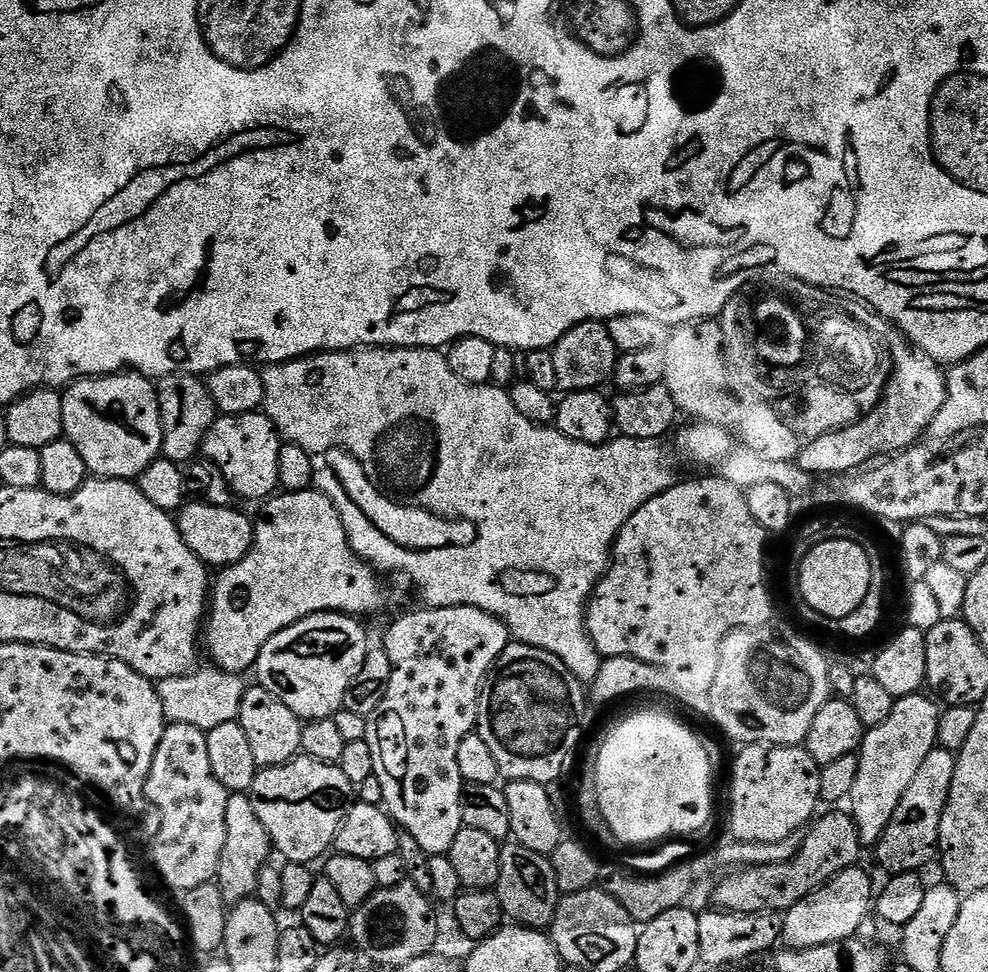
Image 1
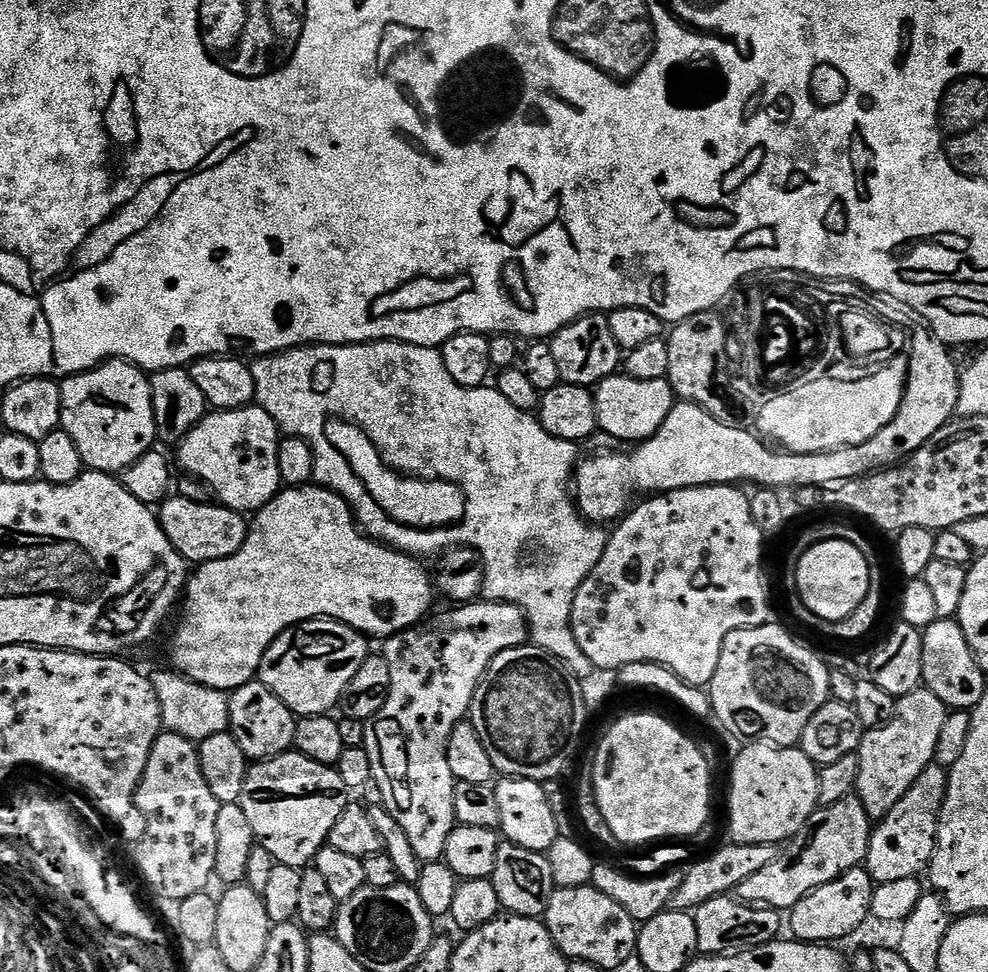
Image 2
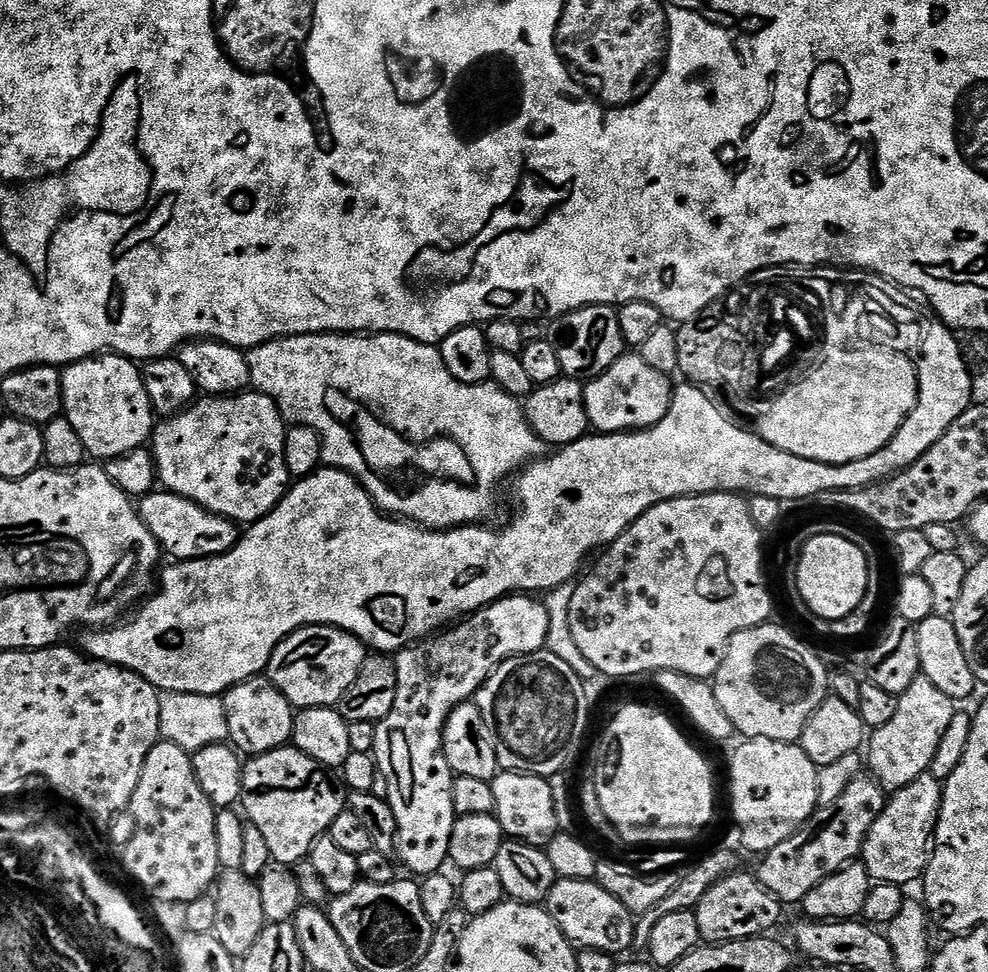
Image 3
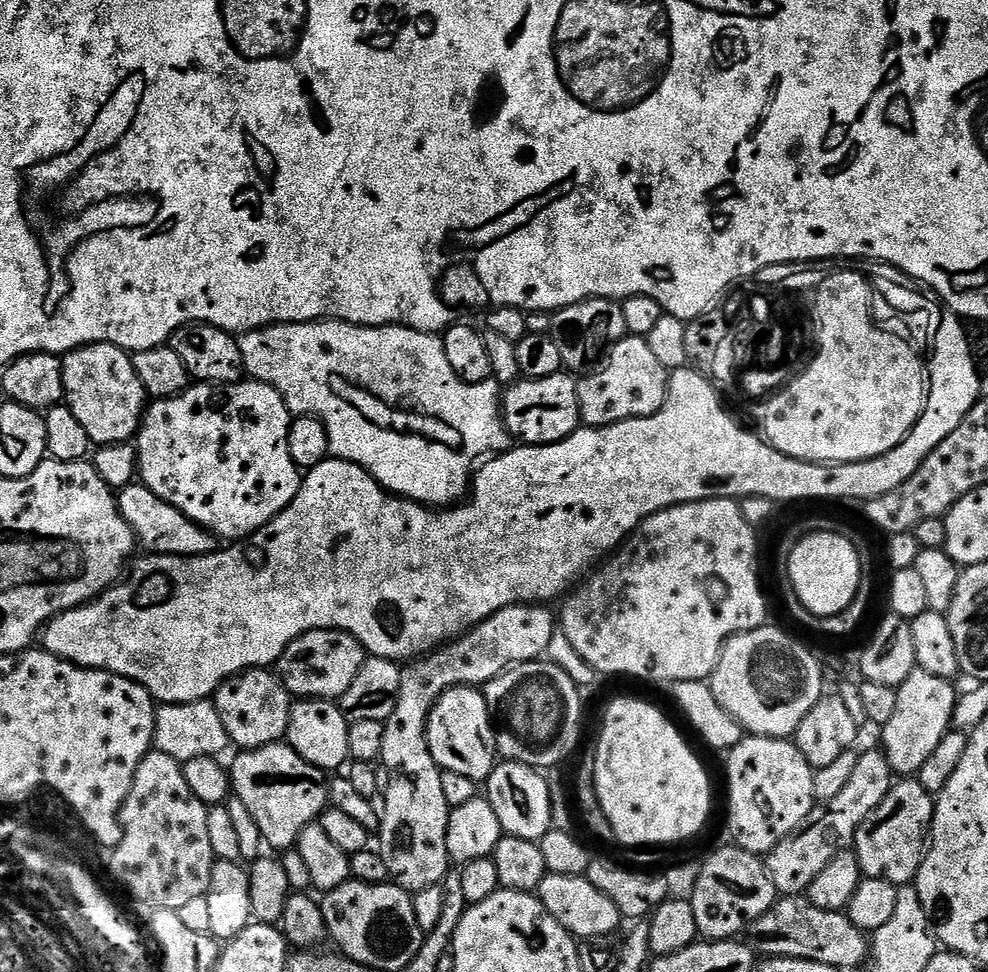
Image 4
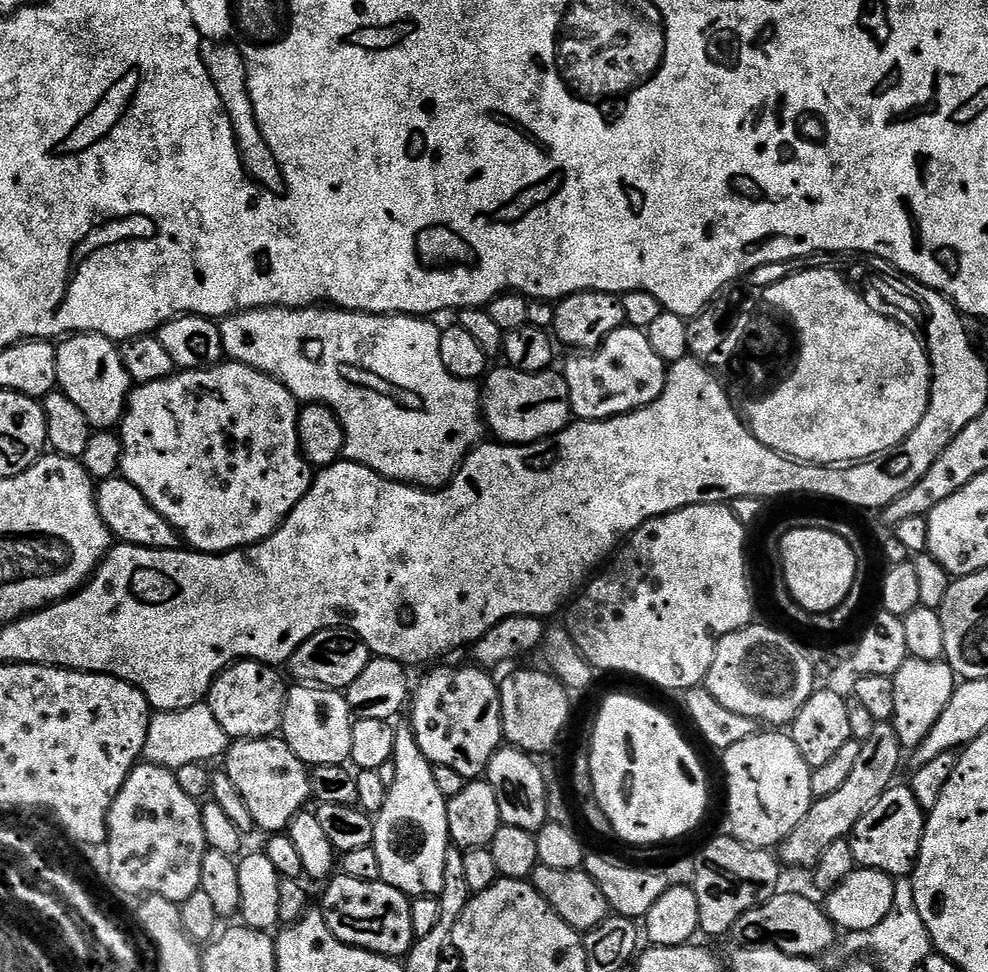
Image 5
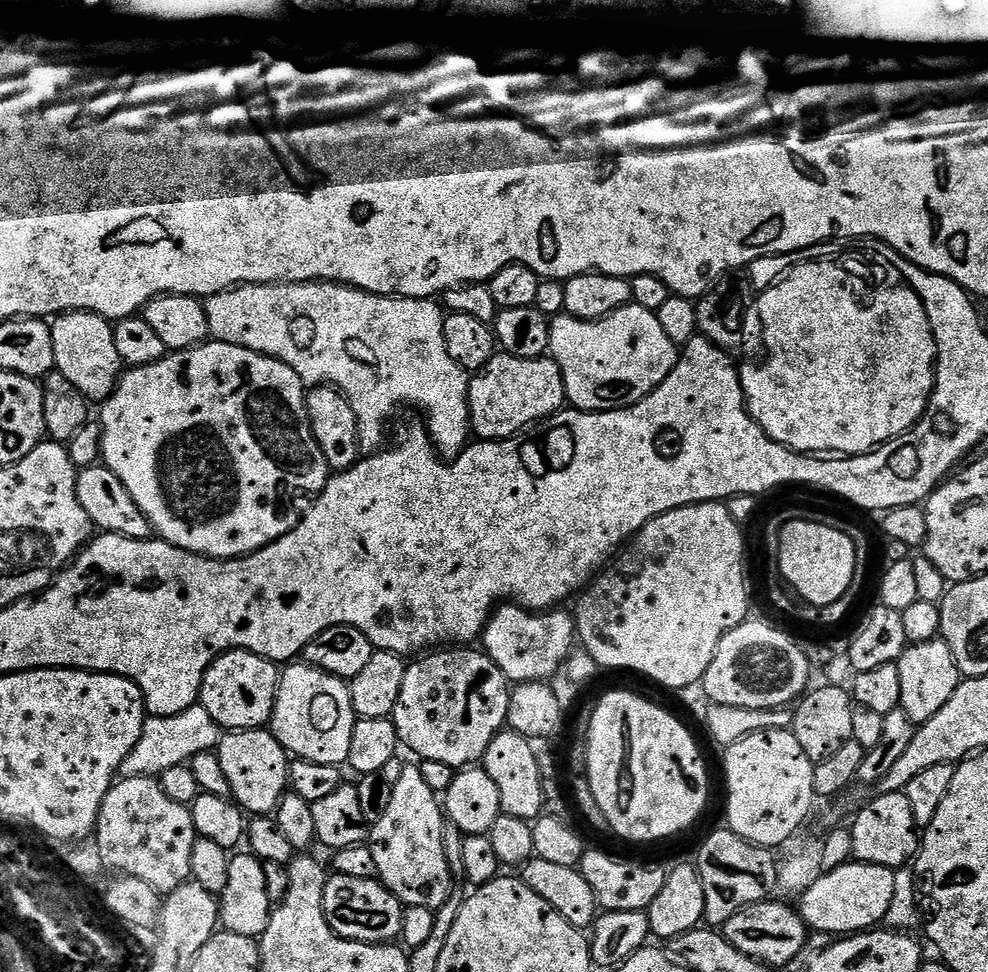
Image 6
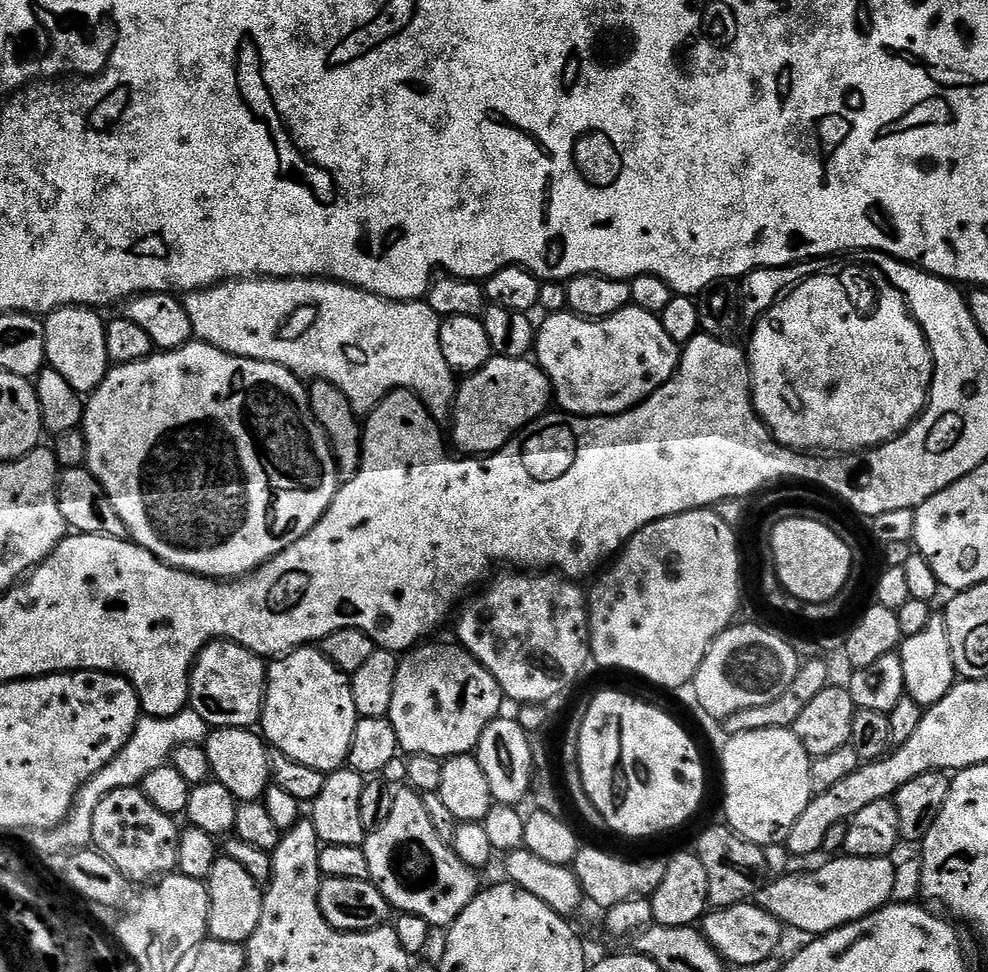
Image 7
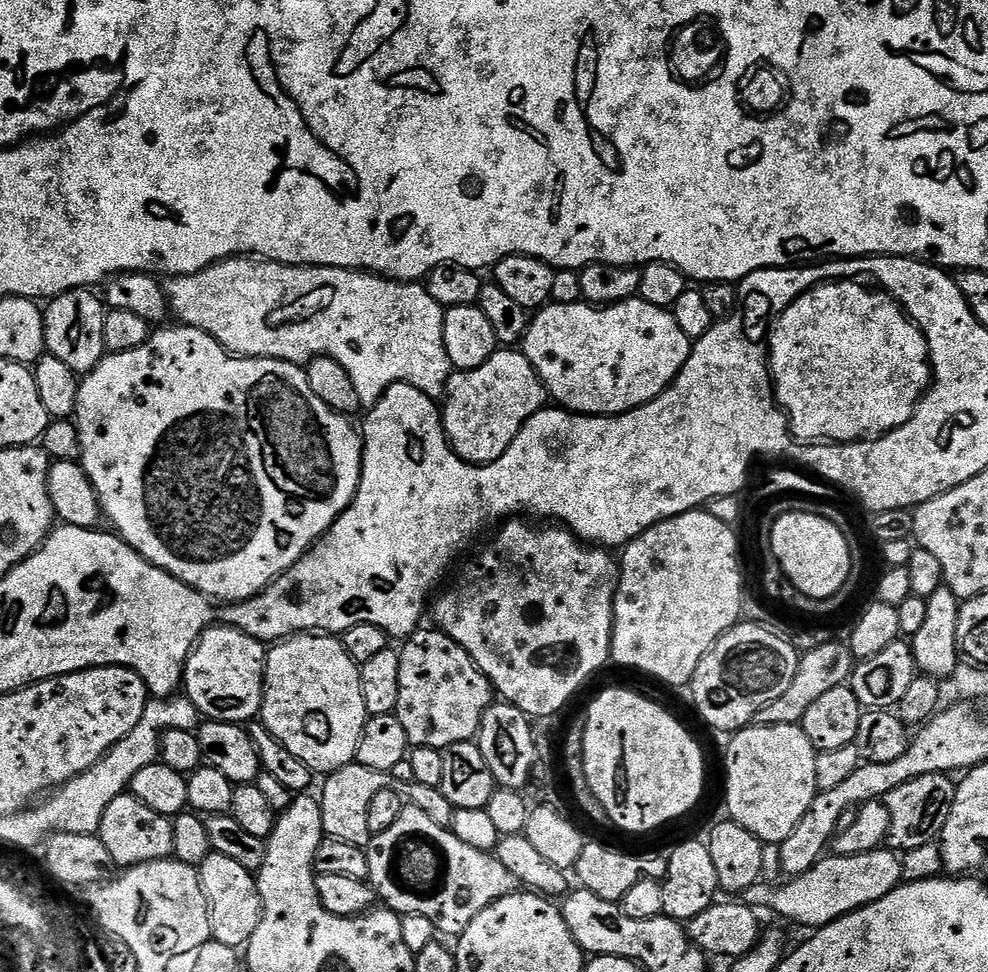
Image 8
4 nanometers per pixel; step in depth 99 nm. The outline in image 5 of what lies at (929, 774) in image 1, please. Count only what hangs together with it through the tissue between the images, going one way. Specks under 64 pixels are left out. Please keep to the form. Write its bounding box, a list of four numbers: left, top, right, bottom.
[850,786,926,878]

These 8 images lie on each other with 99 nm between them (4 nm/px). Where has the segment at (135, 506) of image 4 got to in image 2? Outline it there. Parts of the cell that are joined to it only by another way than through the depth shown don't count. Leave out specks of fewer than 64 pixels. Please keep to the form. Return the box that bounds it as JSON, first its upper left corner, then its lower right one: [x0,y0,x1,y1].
[159,496,250,566]

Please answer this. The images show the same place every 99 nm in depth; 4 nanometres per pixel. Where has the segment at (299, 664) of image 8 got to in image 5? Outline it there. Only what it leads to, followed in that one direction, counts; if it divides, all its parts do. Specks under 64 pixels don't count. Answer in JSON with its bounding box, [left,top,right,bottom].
[282,686,354,765]

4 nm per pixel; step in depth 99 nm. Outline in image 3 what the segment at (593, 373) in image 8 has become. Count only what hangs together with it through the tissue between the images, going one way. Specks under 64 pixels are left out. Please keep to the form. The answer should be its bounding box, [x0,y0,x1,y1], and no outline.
[584,354,674,434]

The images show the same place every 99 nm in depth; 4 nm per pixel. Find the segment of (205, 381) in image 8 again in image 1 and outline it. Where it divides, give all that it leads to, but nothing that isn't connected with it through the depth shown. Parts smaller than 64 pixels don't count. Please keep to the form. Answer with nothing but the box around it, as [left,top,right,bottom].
[203,411,282,502]

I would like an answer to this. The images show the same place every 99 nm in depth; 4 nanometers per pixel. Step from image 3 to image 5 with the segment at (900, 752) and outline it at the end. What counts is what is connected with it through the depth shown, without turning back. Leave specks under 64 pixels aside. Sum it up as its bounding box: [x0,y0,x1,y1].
[891,659,958,750]

